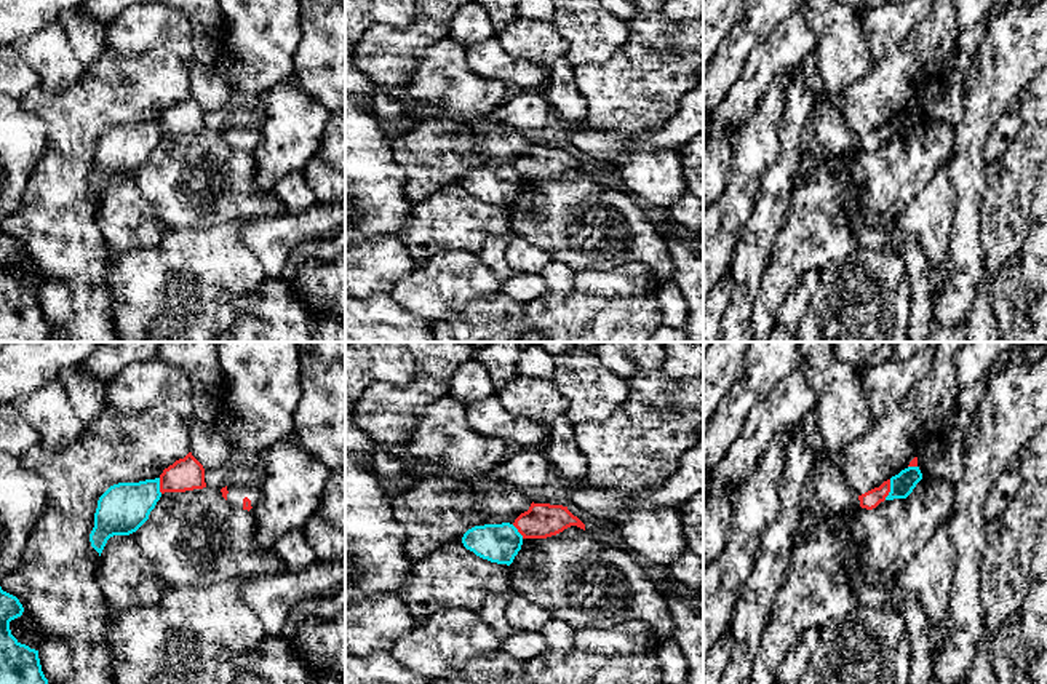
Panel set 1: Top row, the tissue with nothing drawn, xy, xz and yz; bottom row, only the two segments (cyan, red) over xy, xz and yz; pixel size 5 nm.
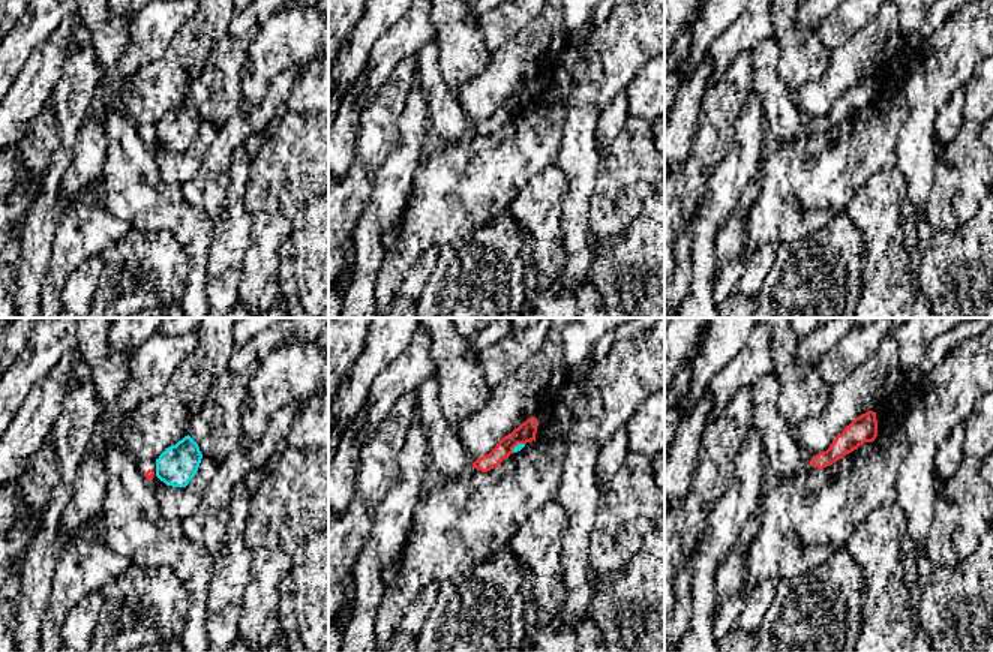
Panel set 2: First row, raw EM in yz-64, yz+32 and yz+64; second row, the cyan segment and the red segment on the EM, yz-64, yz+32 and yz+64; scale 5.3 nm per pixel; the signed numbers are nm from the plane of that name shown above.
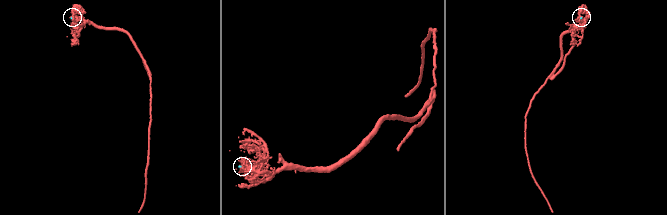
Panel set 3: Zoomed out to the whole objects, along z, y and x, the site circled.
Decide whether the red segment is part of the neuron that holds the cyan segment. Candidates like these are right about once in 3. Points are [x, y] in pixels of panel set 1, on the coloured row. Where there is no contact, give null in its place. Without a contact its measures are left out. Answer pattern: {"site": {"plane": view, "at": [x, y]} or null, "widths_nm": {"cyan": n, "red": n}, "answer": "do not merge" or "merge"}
{"site": {"plane": "yz", "at": [891, 489]}, "widths_nm": {"cyan": 120, "red": 90}, "answer": "do not merge"}

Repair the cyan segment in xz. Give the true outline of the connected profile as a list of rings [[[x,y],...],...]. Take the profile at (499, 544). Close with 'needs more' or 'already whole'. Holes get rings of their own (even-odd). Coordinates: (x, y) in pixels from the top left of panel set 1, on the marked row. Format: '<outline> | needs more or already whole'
[[[510,523],[484,524],[468,529],[462,543],[483,559],[510,566],[521,550],[523,535]]] | already whole

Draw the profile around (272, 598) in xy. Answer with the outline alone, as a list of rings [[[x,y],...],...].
[[[345,556],[336,561],[315,561],[302,572],[278,572],[245,580],[243,602],[261,618],[270,638],[280,638],[291,610],[323,590],[345,583]]]

